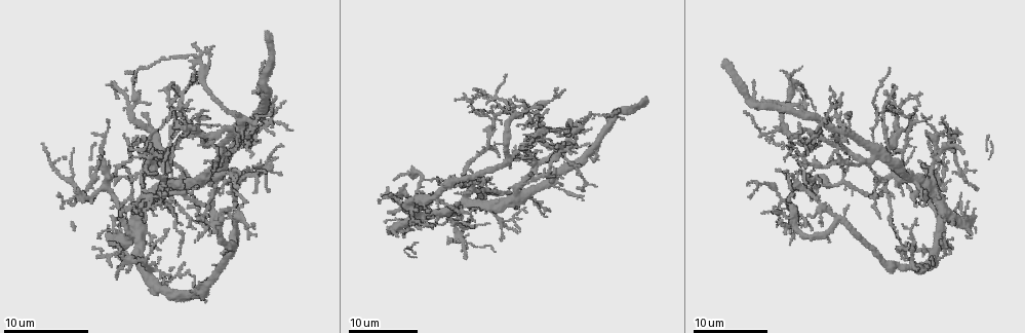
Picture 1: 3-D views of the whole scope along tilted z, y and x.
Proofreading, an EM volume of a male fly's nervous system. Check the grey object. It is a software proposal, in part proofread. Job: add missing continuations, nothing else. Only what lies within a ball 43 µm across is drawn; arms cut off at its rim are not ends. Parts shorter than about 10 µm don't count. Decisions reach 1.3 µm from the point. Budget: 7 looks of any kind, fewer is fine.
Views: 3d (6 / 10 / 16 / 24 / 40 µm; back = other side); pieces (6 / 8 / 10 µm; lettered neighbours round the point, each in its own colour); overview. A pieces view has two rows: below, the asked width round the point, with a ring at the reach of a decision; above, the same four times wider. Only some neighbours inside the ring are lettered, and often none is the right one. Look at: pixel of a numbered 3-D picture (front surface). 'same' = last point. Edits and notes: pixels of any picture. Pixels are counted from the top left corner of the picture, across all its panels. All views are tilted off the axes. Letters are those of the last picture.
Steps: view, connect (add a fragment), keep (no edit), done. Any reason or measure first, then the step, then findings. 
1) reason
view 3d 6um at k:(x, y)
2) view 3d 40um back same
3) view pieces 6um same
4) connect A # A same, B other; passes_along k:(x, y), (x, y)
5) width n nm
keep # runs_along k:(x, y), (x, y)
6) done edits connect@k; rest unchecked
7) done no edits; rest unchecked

tapers out
view 3d 16um at 1:(896, 98)

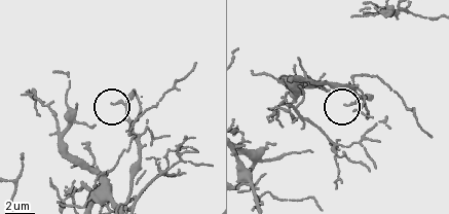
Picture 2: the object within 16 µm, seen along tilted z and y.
view pieces 6um at 2:(112, 103)

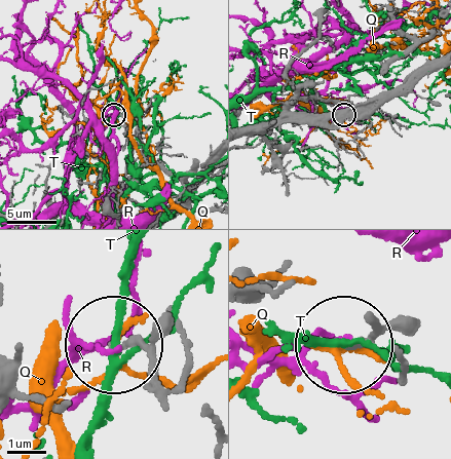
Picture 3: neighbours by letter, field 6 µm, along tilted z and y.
width 120 nm
keep # Q other, R other, T other; no lettered fragment goes on from it

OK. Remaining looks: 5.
free end
view 3d 24um at 1:(958, 134)

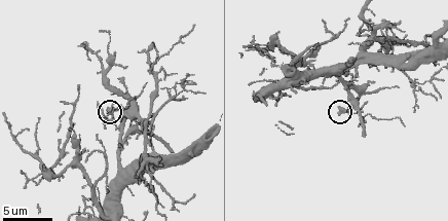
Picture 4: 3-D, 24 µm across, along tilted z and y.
view pieces 10um at 4:(341, 111)

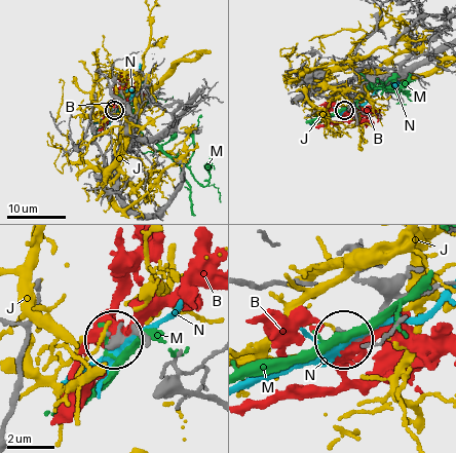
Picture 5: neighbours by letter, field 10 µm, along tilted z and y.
keep # B other, J other, M other, N other; no lettered fragment goes on from it

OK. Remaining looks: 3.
free end
view pieces 8um at 4:(170, 148)

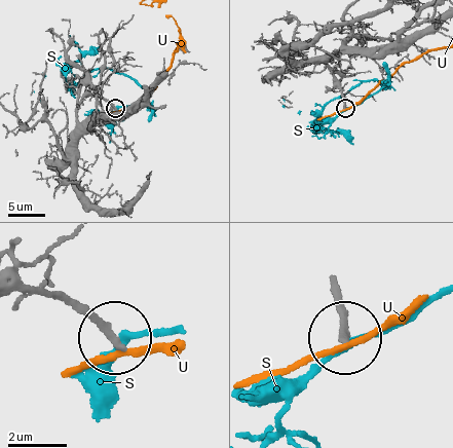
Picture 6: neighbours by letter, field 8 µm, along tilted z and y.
width 200 nm
keep # S other, U other; runs_along 6:(17, 292), (69, 301), (111, 337); no lettered fragment goes on from it

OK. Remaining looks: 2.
done no edits; rest unchecked

